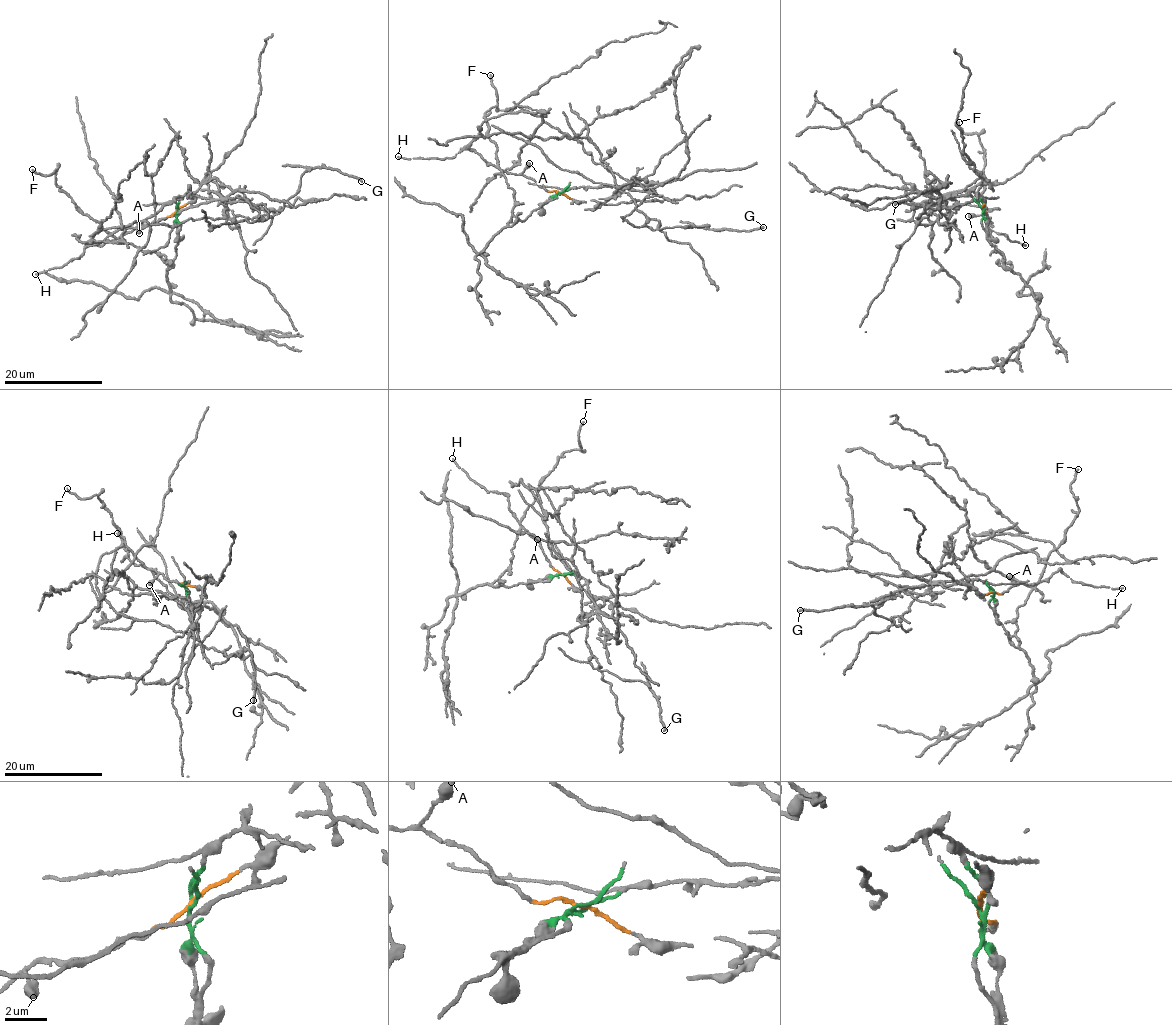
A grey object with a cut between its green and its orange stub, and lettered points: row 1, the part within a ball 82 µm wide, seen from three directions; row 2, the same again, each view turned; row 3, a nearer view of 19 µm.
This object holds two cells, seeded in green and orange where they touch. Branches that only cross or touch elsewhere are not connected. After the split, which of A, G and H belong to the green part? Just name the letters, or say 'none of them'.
G

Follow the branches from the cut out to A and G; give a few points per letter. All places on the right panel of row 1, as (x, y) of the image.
A: (981, 208), (986, 213), (983, 214), (985, 214), (968, 216)
G: (981, 208), (983, 202), (972, 191), (953, 197), (937, 218), (940, 225), (948, 224), (937, 189), (895, 204)

